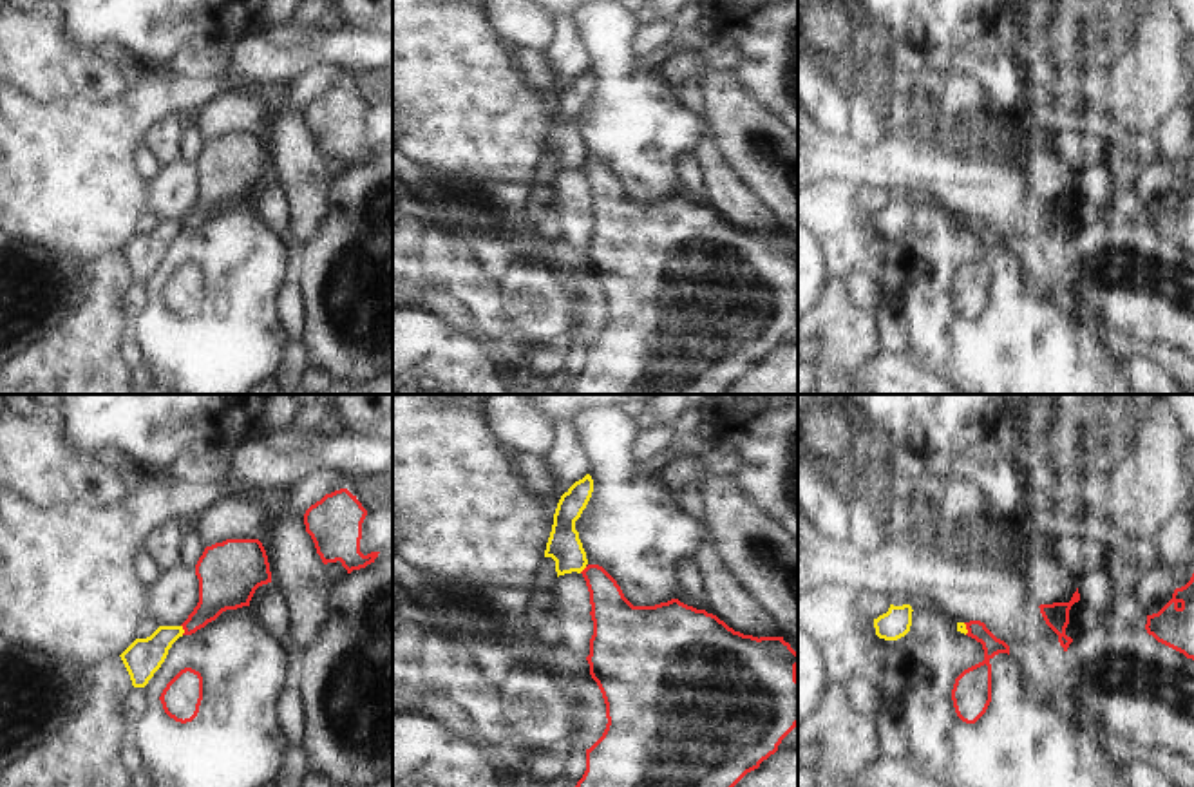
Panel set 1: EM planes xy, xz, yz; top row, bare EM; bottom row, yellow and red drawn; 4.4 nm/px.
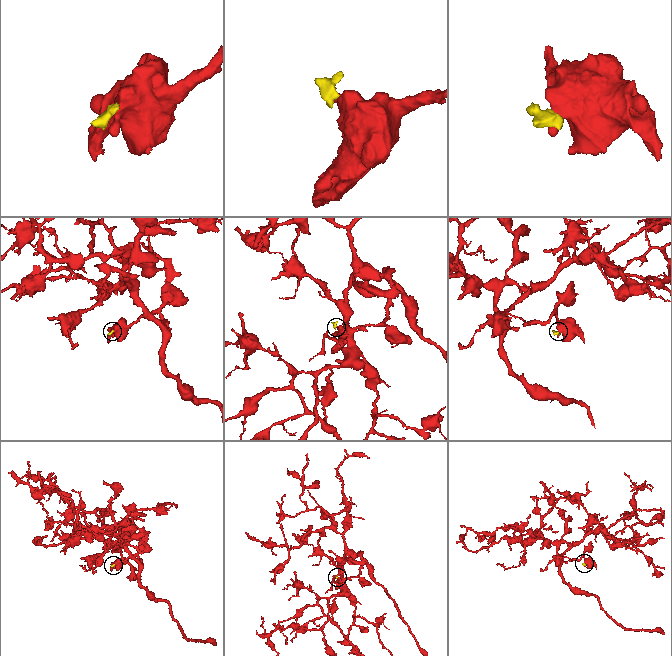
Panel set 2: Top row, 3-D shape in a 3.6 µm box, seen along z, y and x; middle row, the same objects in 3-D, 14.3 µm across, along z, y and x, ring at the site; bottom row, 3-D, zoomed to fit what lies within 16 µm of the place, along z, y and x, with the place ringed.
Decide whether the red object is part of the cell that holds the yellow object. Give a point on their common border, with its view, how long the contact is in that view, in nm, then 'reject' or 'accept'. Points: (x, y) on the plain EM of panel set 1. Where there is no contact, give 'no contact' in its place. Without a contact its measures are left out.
contact xy (183, 225); length 50 nm; reject

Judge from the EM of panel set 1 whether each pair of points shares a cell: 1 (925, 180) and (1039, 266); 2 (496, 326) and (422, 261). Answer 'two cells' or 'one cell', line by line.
1: one cell
2: one cell

